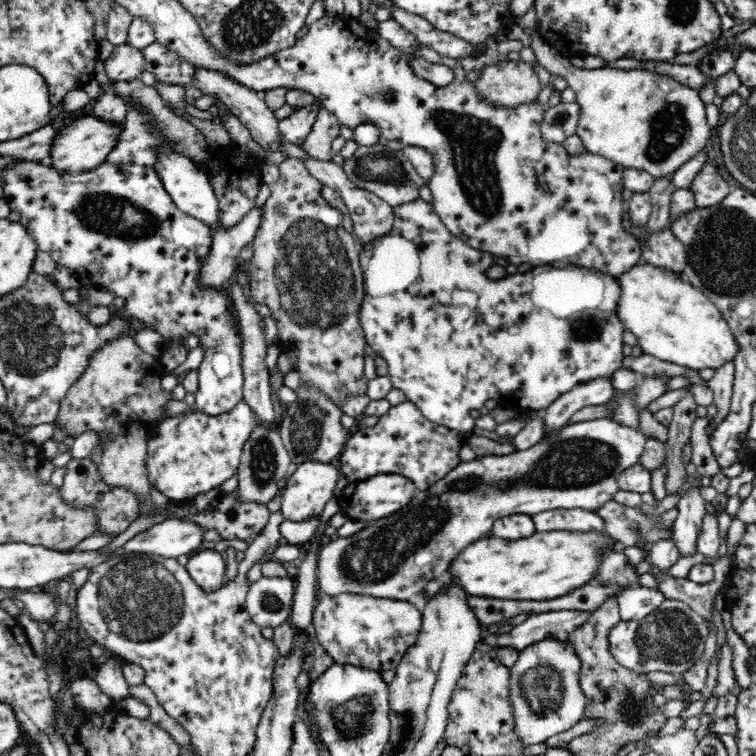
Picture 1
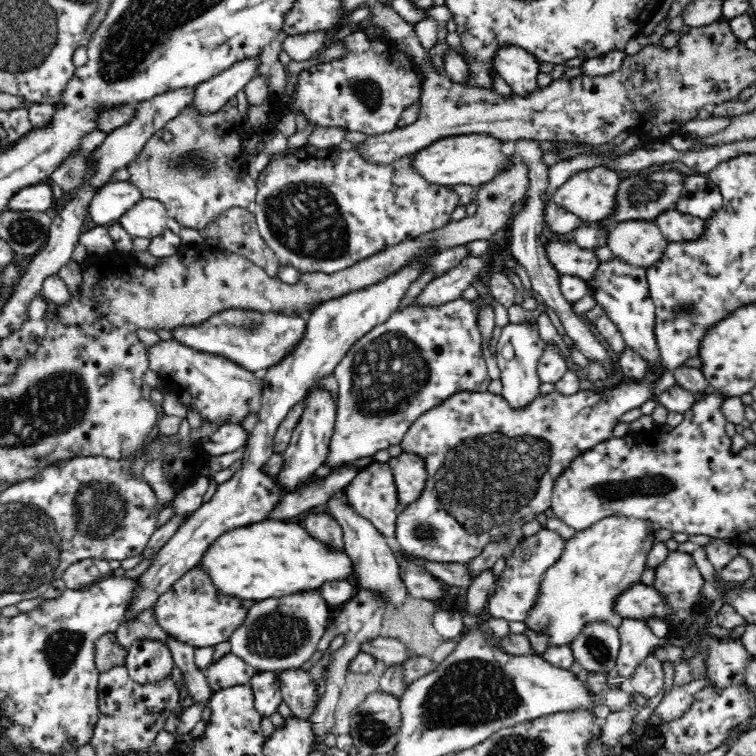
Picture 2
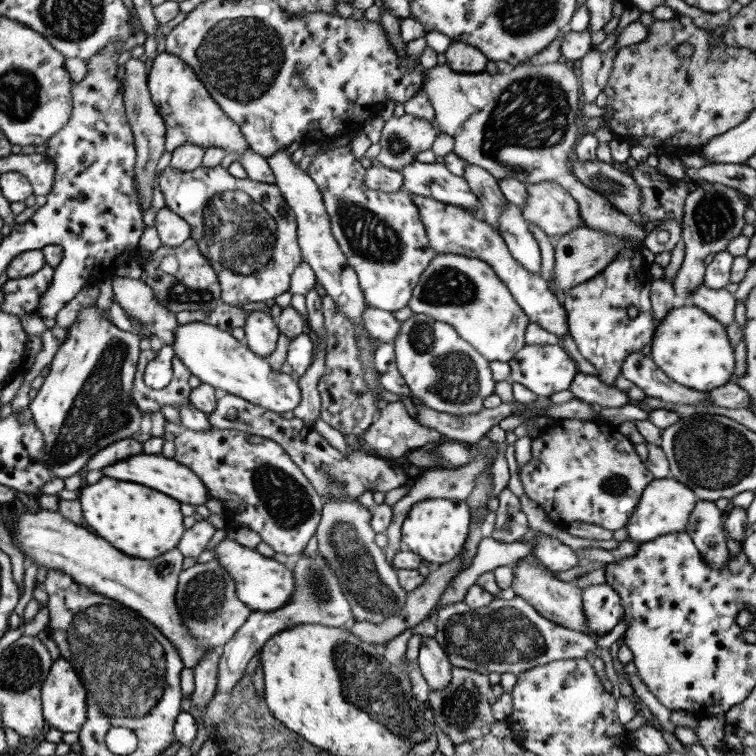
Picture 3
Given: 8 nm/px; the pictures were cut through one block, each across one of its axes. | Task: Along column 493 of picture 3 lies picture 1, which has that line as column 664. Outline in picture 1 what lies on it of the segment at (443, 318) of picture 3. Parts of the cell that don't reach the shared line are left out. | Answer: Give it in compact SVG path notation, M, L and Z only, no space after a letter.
M647 263L618 276L622 296L618 302L618 317L638 339L638 345L646 354L666 362L690 367L694 370L713 368L734 362L740 344L722 313L683 276L664 272Z

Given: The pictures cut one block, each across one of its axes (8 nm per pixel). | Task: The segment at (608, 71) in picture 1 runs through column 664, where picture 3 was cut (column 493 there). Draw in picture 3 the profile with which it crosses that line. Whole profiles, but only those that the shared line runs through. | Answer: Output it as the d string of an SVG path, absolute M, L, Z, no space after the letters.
M564 63L515 65L510 72L487 74L460 73L451 70L447 65L440 64L426 69L421 91L434 111L434 121L441 133L453 138L453 153L468 164L479 166L489 172L496 181L503 178L515 178L523 184L539 184L555 182L561 186L577 203L580 217L577 227L589 227L593 230L603 230L618 238L628 238L641 244L644 240L643 224L622 212L618 212L599 194L579 183L571 172L571 156L575 148L577 86L575 74L571 66Z

